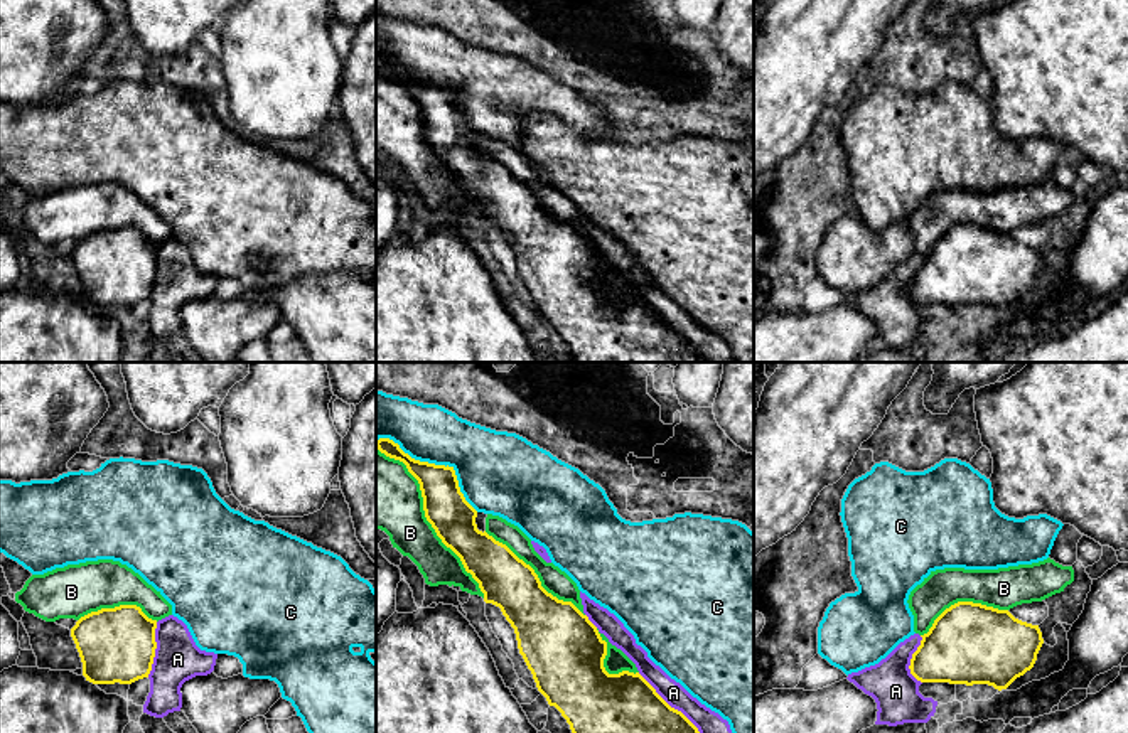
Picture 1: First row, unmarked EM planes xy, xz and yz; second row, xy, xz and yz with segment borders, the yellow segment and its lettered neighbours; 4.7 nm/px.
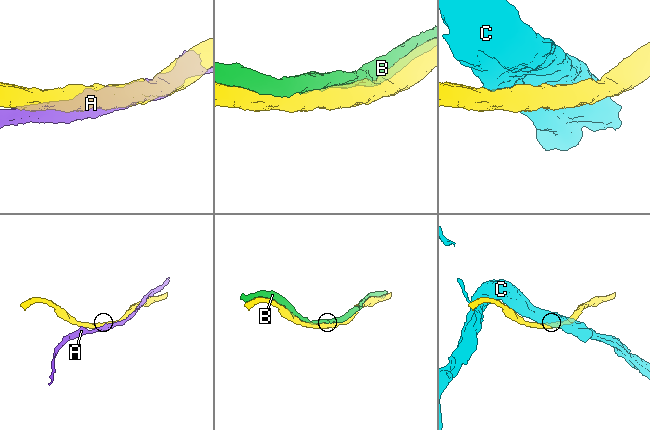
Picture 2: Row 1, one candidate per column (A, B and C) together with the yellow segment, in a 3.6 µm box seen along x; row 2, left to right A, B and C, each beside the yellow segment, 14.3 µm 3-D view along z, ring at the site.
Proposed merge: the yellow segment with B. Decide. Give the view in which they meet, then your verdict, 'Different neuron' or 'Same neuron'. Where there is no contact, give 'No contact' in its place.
Touches yellow in xz. Same neuron

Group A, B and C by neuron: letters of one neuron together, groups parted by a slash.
A / B / C

